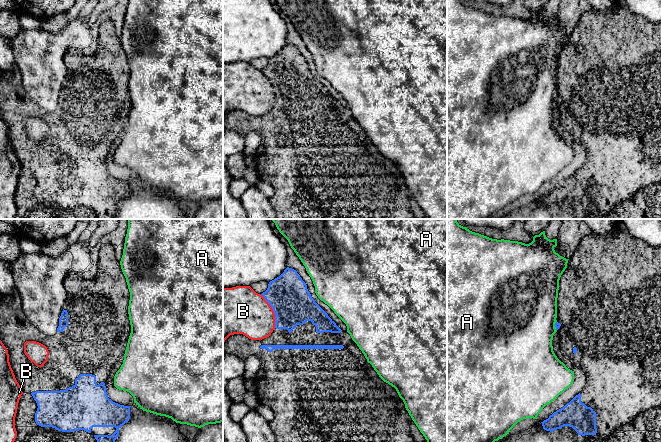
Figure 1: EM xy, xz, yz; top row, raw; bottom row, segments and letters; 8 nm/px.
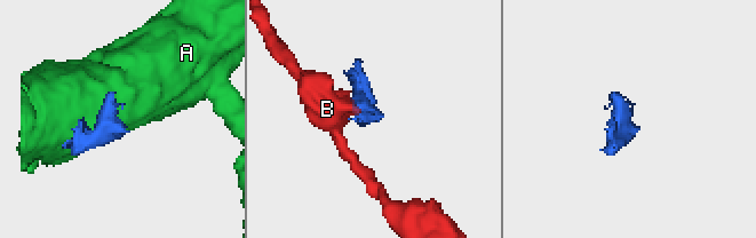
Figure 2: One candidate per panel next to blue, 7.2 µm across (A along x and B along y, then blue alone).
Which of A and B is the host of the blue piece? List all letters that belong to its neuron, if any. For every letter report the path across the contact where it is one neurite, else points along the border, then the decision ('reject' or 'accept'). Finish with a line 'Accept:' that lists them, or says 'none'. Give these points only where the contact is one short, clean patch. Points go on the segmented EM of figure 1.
A: reject
B: reject
Accept: none

